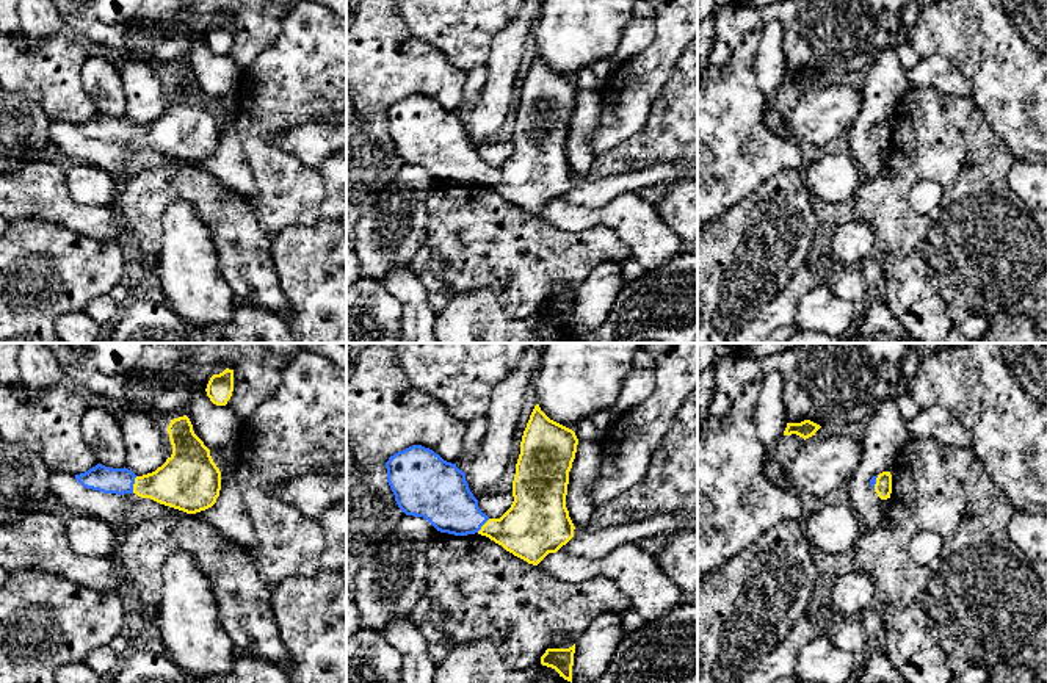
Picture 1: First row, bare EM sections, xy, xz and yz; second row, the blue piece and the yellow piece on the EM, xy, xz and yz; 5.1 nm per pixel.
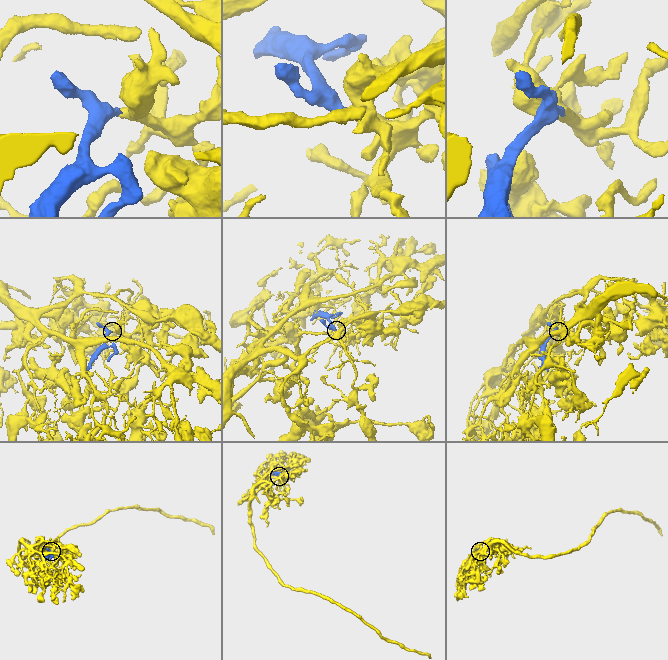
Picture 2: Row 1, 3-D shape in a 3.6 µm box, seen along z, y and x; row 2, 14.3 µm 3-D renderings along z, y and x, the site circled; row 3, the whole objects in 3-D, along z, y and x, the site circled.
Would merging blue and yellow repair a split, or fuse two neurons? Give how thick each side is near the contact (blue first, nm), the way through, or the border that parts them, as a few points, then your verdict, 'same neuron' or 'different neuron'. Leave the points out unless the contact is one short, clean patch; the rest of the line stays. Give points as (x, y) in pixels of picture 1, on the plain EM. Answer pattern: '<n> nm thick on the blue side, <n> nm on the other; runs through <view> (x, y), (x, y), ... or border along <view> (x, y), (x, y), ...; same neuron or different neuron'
130 nm thick on the blue side, 280 nm on the other; runs through xy (101, 127), (134, 132), (182, 132); same neuron

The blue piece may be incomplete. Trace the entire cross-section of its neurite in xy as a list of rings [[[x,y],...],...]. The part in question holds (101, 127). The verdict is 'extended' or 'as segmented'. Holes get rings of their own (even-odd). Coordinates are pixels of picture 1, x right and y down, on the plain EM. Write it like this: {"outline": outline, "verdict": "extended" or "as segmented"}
{"outline": [[[187,64],[168,75],[172,103],[155,121],[136,125],[129,117],[110,117],[102,113],[75,128],[86,138],[103,143],[136,143],[160,154],[196,163],[212,157],[221,139],[221,121],[210,99],[194,83]]], "verdict": "extended"}

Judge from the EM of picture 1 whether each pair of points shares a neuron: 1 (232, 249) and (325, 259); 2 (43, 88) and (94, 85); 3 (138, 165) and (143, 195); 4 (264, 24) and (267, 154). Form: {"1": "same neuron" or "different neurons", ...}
{"1": "different neurons", "2": "different neurons", "3": "different neurons", "4": "different neurons"}

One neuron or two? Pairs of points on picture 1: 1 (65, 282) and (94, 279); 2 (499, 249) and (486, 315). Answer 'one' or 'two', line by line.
1: one
2: two

